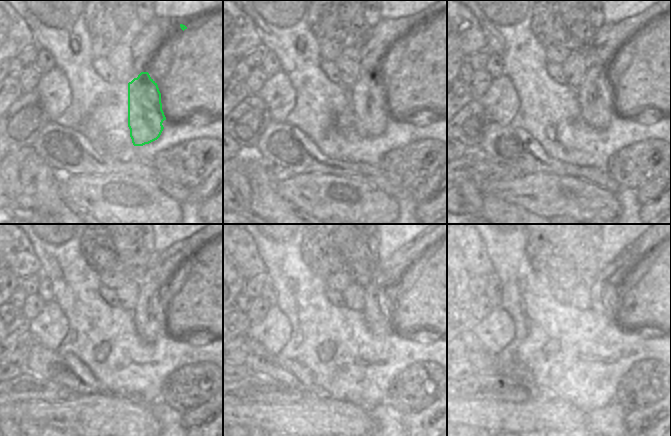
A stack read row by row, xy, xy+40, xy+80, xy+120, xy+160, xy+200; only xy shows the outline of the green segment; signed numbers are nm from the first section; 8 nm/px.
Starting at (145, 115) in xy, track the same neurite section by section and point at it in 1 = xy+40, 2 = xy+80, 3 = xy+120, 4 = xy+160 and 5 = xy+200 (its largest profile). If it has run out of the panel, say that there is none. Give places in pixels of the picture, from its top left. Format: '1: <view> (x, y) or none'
1: xy+40 (369, 97)
2: xy+80 (596, 93)
3: xy+120 (150, 318)
4: xy+160 (378, 294)
5: xy+200 (605, 292)

